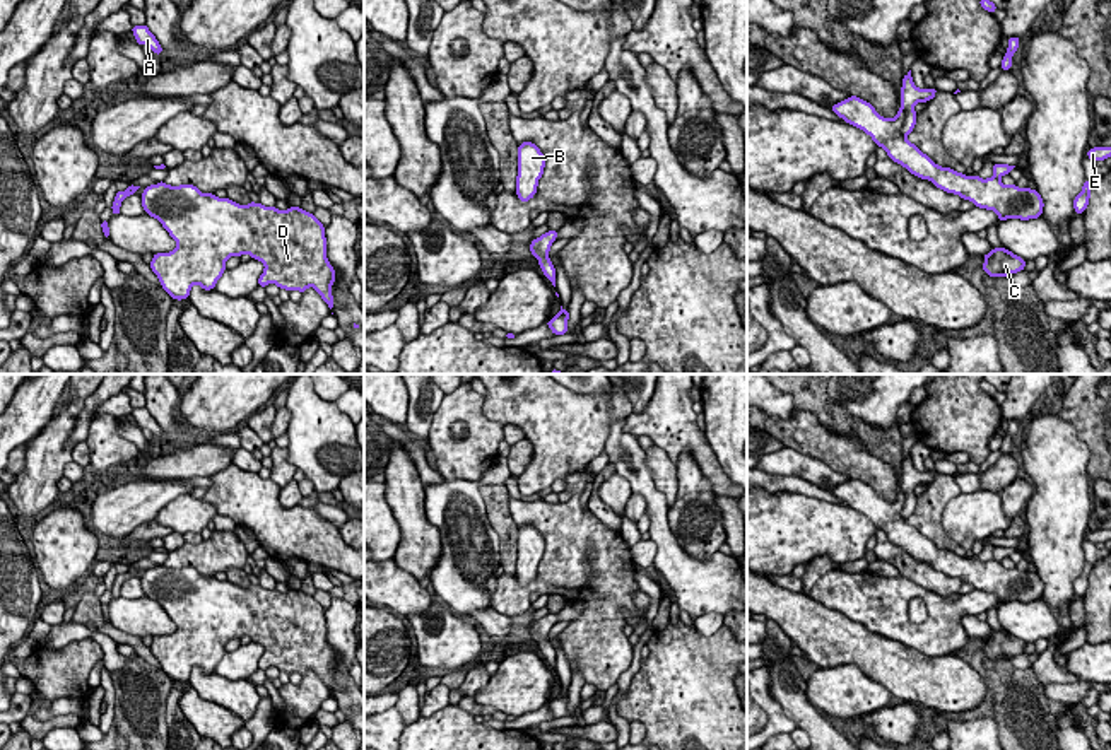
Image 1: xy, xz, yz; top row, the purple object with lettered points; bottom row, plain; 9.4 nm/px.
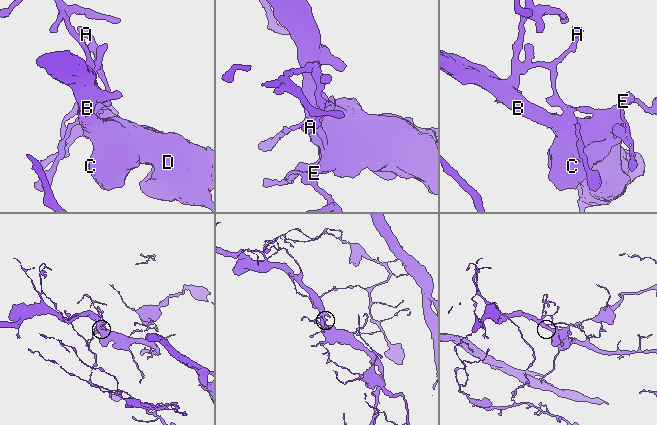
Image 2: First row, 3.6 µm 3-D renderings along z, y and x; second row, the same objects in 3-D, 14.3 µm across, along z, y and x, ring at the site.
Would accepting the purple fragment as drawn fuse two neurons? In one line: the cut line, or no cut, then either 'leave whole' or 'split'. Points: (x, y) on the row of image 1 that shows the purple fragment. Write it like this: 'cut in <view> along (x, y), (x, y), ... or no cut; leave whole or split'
cut in xz along (547, 255), (537, 258); split

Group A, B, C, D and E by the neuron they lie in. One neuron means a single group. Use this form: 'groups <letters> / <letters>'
groups A B C D / E

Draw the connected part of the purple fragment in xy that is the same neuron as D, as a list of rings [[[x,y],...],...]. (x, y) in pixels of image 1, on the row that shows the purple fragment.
[[[164,181],[145,186],[140,200],[145,214],[157,219],[176,241],[173,251],[156,253],[150,261],[161,287],[173,299],[188,299],[195,284],[207,292],[212,290],[226,272],[226,261],[248,253],[265,265],[258,278],[260,287],[275,284],[289,292],[306,292],[313,287],[328,308],[333,308],[332,285],[337,273],[326,258],[325,227],[313,214],[299,207],[279,210],[255,202],[239,205],[214,193],[202,193],[195,185],[171,186]]]

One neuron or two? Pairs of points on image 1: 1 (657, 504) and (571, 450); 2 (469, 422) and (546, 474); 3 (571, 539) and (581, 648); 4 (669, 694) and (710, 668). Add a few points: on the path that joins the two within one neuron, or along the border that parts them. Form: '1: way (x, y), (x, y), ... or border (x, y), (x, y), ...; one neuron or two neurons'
1: border (624, 417), (611, 424), (604, 448); two neurons
2: border (484, 398), (484, 414), (493, 422), (503, 426); two neurons
3: way (597, 562), (600, 573), (600, 619); one neuron
4: way (679, 692), (699, 672); one neuron

